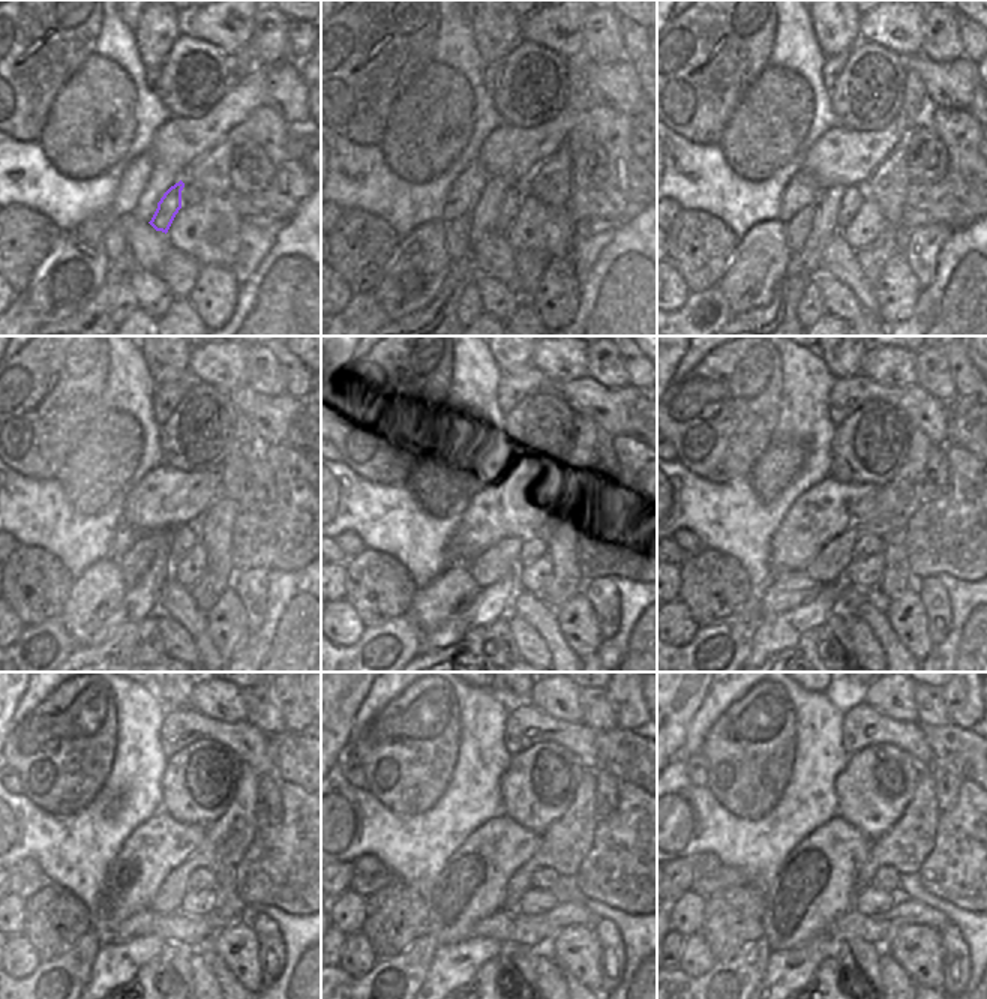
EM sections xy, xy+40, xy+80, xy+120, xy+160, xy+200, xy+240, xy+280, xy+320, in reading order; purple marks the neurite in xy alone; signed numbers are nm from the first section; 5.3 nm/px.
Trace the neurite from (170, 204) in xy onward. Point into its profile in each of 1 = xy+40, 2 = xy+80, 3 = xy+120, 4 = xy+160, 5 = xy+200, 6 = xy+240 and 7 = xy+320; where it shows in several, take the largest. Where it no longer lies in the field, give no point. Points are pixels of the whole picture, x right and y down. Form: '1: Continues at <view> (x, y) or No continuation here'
1: Continues at xy+40 (516, 192)
2: Continues at xy+80 (854, 197)
3: Continues at xy+120 (182, 537)
4: Continues at xy+160 (533, 548)
5: Continues at xy+200 (867, 545)
6: Continues at xy+240 (201, 879)
7: Continues at xy+320 (887, 878)

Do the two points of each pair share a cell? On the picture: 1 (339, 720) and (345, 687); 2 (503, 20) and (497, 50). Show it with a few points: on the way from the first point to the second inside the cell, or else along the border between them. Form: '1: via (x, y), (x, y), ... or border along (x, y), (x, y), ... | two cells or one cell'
1: via (339, 713), (339, 695) | one cell
2: via (497, 27), (497, 42) | one cell

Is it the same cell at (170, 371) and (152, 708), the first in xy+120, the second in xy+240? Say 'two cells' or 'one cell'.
two cells

